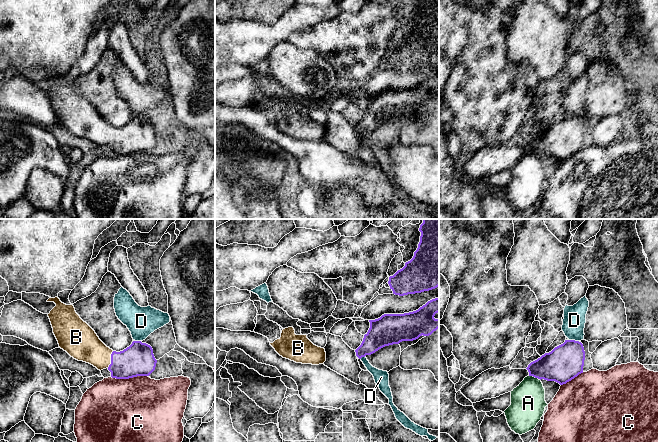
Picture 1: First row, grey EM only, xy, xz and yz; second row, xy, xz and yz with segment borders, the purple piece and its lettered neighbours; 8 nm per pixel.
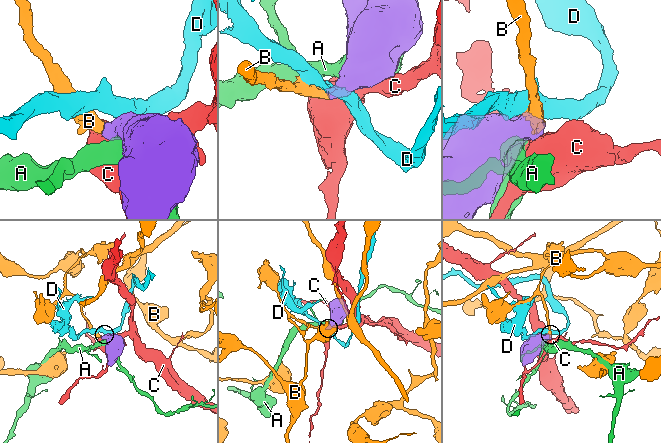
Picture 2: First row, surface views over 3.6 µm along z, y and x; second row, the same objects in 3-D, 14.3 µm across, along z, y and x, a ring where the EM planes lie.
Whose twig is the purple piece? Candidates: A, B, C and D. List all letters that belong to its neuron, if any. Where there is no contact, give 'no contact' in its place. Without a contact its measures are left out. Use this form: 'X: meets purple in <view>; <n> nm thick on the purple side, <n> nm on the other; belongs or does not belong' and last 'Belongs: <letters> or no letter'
A: meets purple in yz; 280 nm thick on the purple side, 280 nm on the other; does not belong
B: meets purple in xy; 260 nm thick on the purple side, 260 nm on the other; belongs
C: meets purple in xy; 260 nm thick on the purple side, 480 nm on the other; does not belong
D: meets purple in yz; 280 nm thick on the purple side, 180 nm on the other; does not belong
Belongs: B

